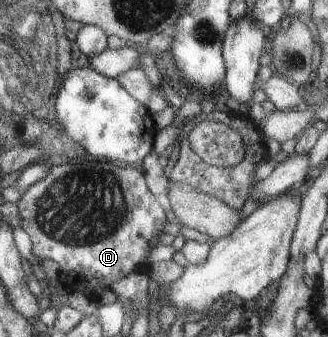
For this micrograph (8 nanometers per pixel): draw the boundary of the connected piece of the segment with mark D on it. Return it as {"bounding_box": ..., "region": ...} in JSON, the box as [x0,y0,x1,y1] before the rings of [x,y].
{"bounding_box":[16,157,167,301],"region":[[[85,157],[80,163],[67,163],[66,165],[55,165],[49,168],[45,177],[37,181],[23,192],[21,200],[16,204],[20,211],[21,227],[31,237],[34,255],[40,260],[49,259],[56,262],[60,267],[59,284],[65,292],[79,291],[91,301],[96,301],[105,291],[110,289],[111,284],[124,277],[127,277],[131,271],[143,271],[149,269],[147,264],[147,255],[149,249],[155,244],[159,244],[157,236],[162,232],[163,225],[167,222],[167,211],[163,205],[157,201],[156,195],[153,195],[147,186],[147,179],[140,167],[119,166],[115,162],[106,162],[103,159],[92,159]]]}

